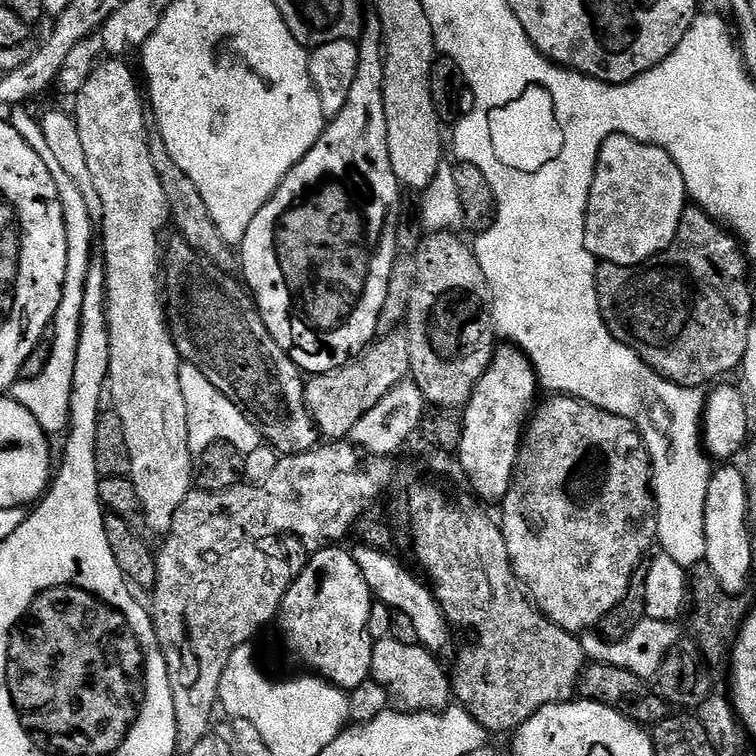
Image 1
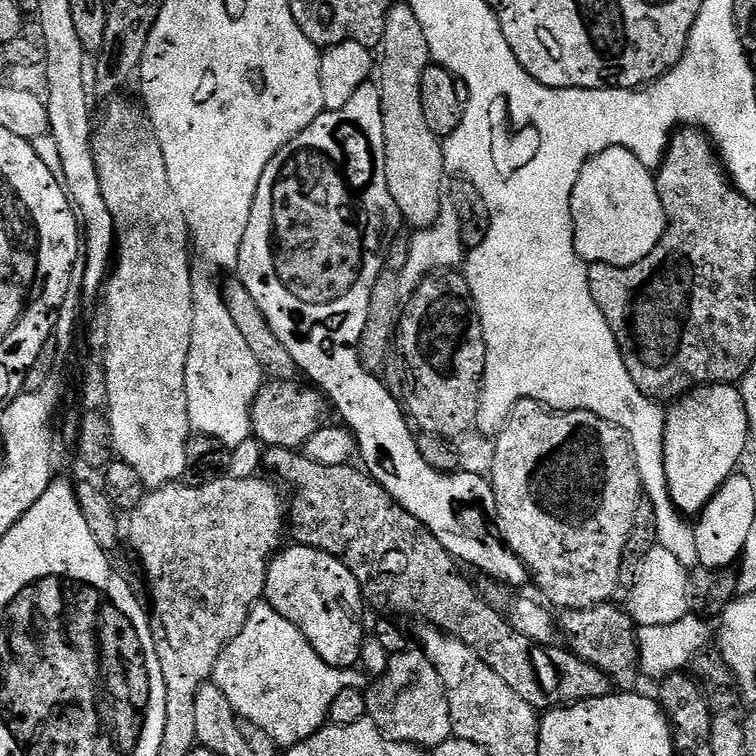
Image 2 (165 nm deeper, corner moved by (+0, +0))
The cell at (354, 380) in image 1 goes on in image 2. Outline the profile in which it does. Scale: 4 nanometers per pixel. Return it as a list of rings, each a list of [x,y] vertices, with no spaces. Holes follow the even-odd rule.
[[[299,379],[272,380],[265,383],[260,393],[256,395],[256,401],[252,403],[252,435],[264,446],[270,448],[295,448],[303,449],[311,436],[323,428],[330,413],[330,404],[323,392],[311,383],[299,384]]]

